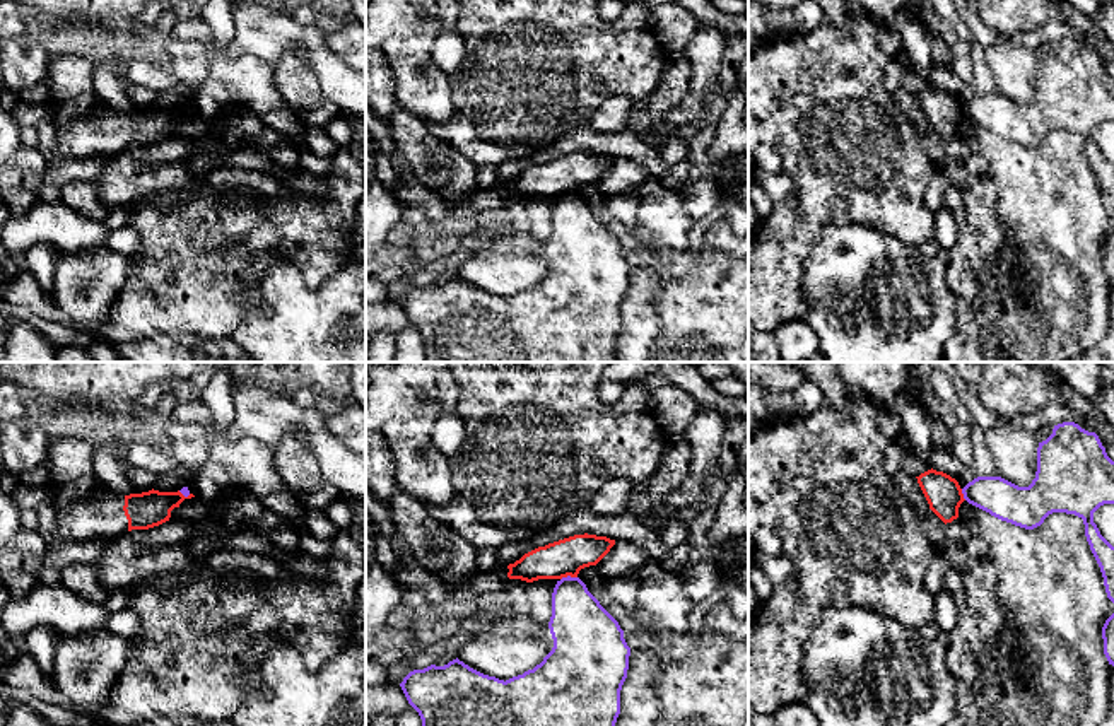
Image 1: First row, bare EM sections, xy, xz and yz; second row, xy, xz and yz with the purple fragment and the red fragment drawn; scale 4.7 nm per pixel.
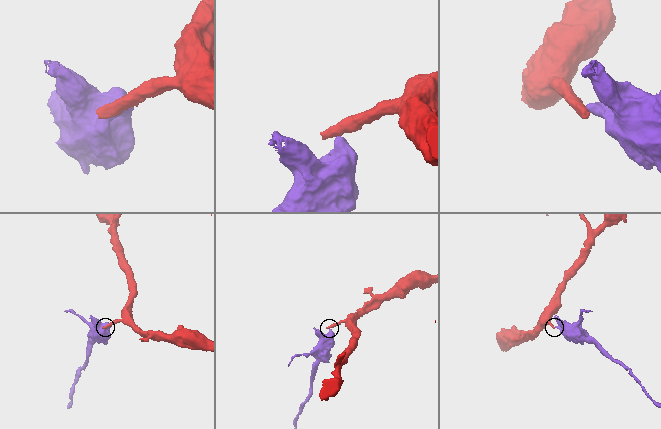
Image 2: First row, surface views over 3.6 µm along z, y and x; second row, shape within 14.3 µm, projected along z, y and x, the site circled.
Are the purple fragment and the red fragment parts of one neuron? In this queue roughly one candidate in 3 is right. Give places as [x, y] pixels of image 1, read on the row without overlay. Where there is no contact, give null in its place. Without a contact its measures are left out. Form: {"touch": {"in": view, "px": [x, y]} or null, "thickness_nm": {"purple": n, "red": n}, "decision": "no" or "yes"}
{"touch": {"in": "xz", "px": [568, 193]}, "thickness_nm": {"purple": 280, "red": 180}, "decision": "no"}

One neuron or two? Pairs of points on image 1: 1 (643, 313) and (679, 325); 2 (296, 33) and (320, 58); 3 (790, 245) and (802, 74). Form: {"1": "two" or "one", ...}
{"1": "two", "2": "one", "3": "one"}

